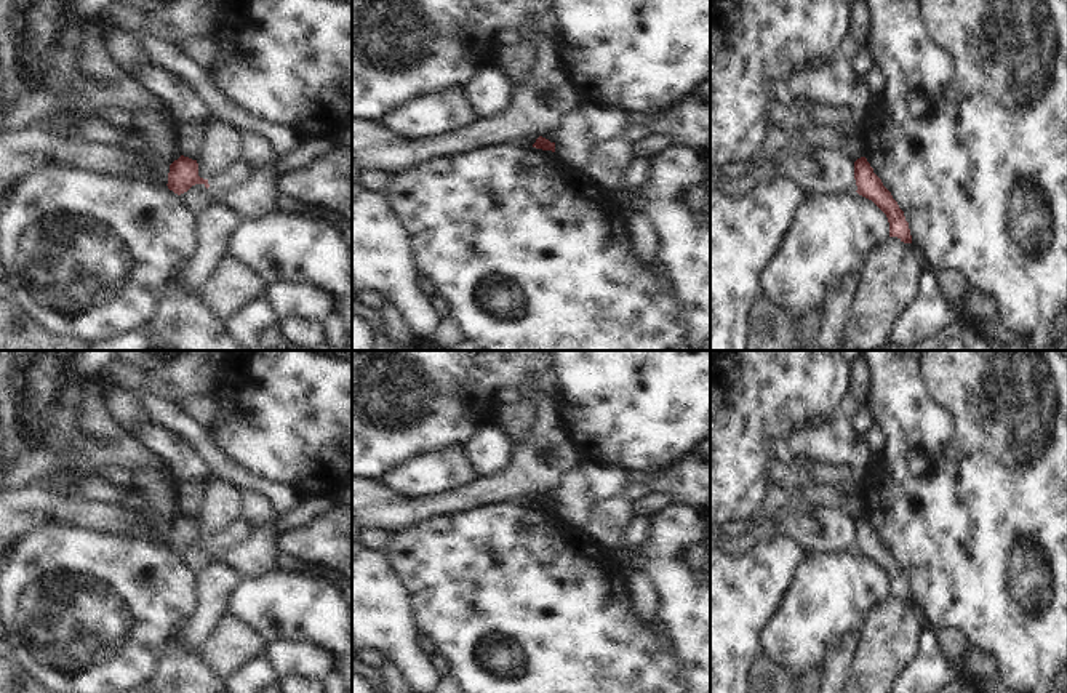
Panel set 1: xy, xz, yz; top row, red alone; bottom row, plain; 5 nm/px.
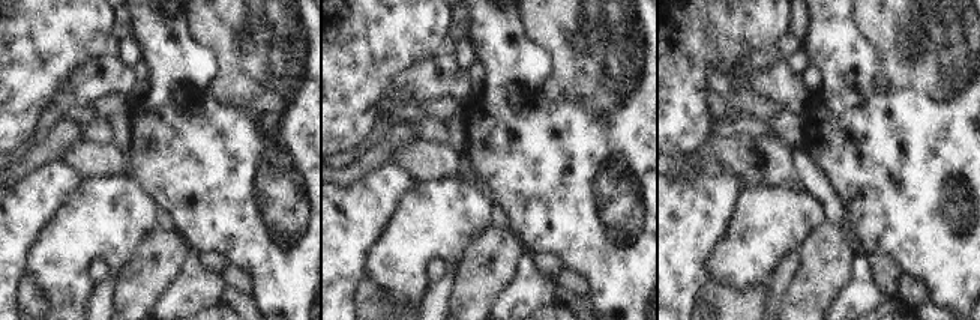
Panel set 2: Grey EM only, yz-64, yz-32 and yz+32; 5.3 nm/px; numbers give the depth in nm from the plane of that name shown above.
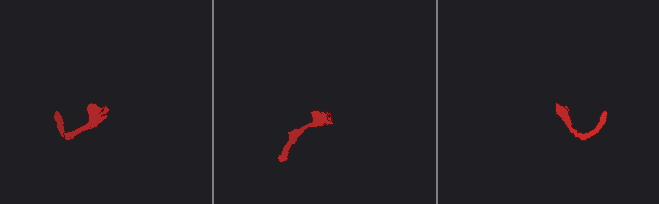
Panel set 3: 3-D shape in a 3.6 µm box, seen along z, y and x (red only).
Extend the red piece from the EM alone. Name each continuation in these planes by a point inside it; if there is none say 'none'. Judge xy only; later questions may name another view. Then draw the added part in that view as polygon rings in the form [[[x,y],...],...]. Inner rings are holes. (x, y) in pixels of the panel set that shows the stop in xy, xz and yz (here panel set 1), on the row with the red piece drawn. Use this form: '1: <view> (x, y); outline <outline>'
1: xy (240, 172); outline [[[238,157],[224,173],[208,179],[210,187],[206,190],[210,195],[227,192],[235,186],[248,182],[253,171],[251,165]]]

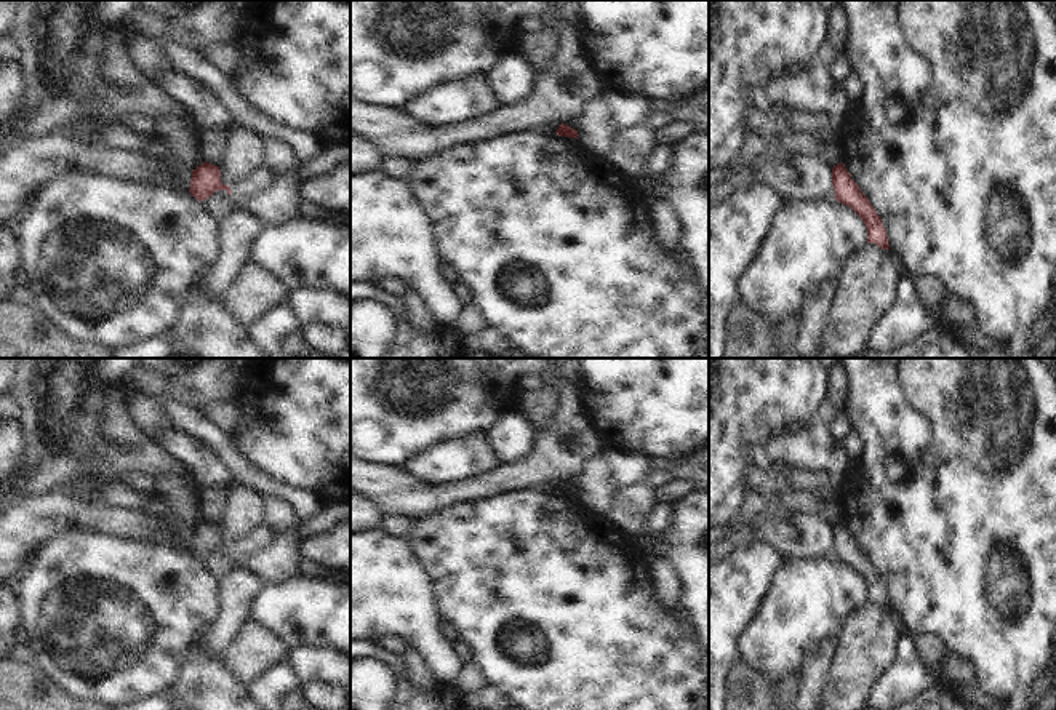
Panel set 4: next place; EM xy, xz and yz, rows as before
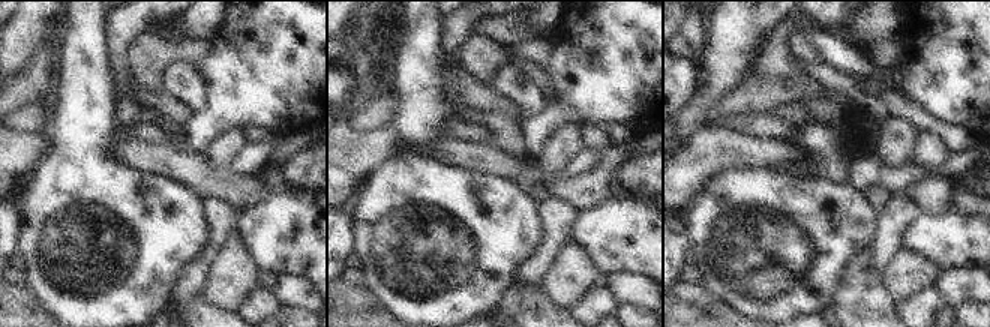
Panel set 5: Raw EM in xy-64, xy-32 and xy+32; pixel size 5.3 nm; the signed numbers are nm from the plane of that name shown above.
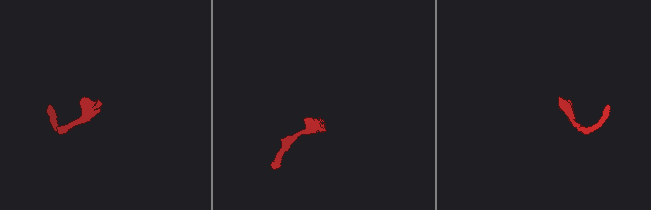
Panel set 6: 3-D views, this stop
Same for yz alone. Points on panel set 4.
none

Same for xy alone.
1: xy (263, 178); outline [[[261,163],[246,179],[230,185],[232,193],[229,197],[232,201],[250,198],[258,192],[270,189],[275,178],[274,171]]]

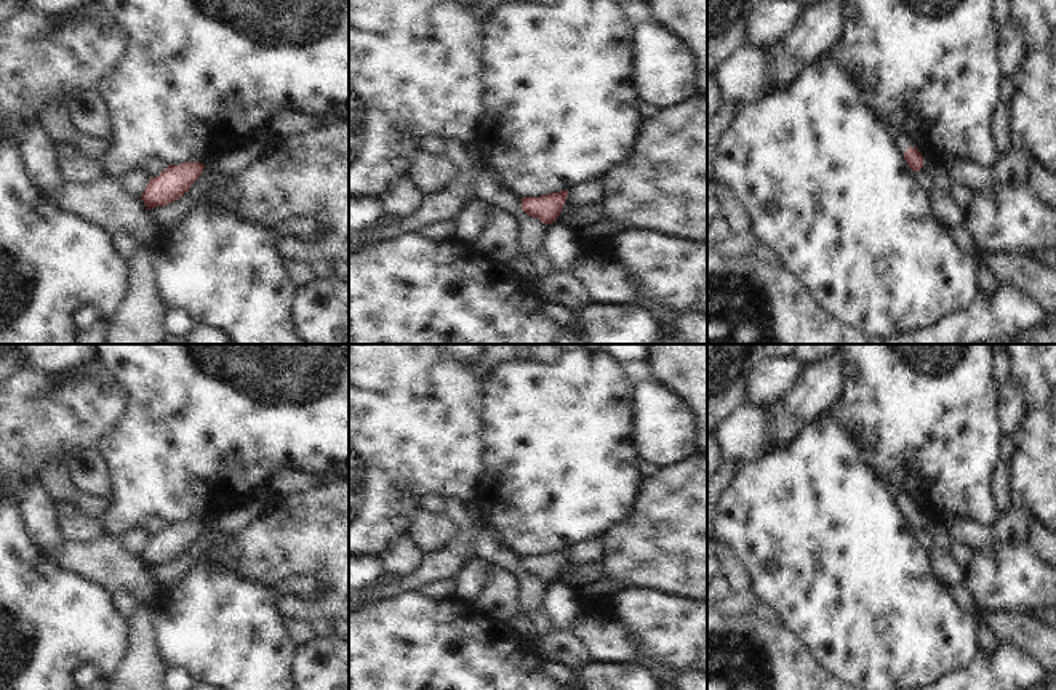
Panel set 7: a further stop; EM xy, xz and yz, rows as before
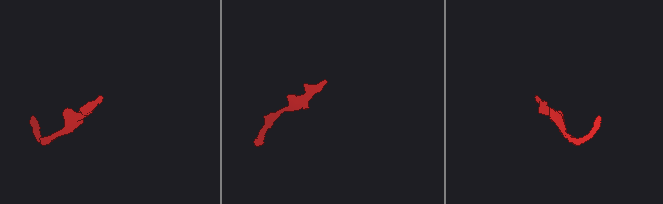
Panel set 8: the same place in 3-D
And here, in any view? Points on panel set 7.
1: yz (903, 141); outline [[[890,125],[886,126],[888,134],[891,136],[891,139],[894,141],[898,150],[902,154],[909,149],[909,147],[917,147],[914,144],[914,141],[910,139],[910,136],[899,126]]]

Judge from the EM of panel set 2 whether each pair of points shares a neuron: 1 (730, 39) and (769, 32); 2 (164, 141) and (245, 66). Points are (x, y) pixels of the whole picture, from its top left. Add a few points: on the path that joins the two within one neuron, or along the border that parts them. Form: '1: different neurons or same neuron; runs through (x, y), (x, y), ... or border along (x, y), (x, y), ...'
1: same neuron; runs through (739, 32), (760, 32)
2: same neuron; runs through (183, 128), (225, 86)

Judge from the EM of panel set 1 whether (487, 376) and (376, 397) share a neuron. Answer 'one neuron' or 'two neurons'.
one neuron

